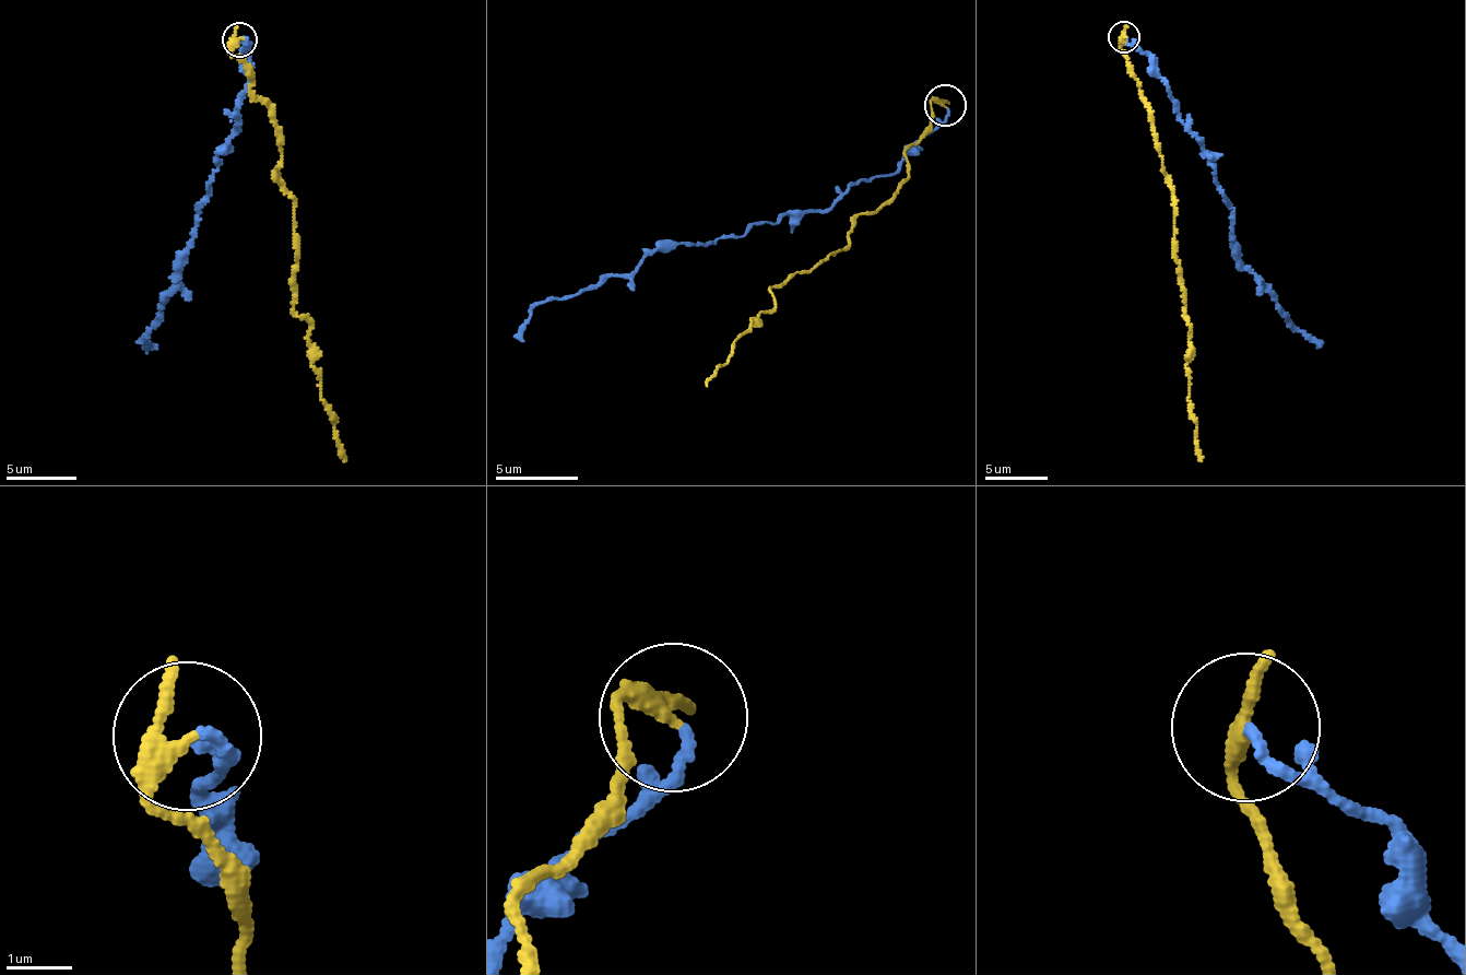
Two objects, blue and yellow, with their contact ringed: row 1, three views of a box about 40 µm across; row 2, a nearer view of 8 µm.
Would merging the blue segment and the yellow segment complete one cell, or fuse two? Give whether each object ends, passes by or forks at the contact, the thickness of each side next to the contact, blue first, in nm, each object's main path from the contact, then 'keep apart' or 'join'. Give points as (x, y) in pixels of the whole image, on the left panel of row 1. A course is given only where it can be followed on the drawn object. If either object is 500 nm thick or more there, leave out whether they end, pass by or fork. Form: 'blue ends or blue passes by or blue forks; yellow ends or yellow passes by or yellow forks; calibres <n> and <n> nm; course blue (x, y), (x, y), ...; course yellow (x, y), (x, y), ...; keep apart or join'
blue ends; yellow passes by; calibres 160 and 240 nm; course blue (243, 38), (249, 79), (236, 131), (217, 155), (208, 201), (198, 212), (192, 246), (144, 341), (156, 349); course yellow (238, 38), (231, 54), (269, 108), (278, 181), (294, 200), (293, 308), (309, 324), (345, 460); keep apart

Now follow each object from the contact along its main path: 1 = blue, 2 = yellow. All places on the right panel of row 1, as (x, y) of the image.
1: (1124, 37), (1198, 139), (1233, 211), (1237, 261), (1320, 347)
2: (1123, 36), (1119, 46), (1150, 114), (1174, 208), (1175, 260), (1191, 327), (1185, 367), (1201, 460)

